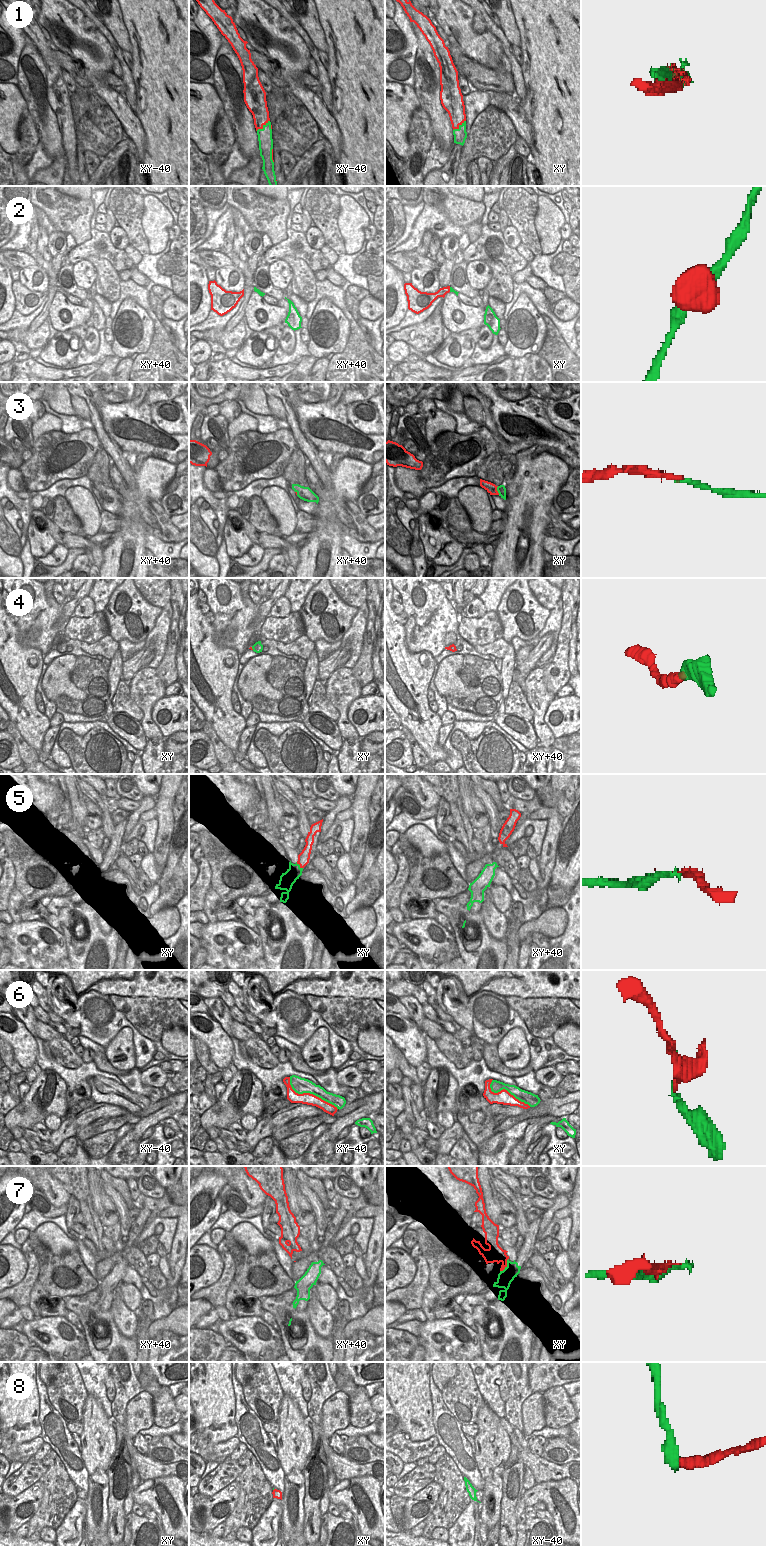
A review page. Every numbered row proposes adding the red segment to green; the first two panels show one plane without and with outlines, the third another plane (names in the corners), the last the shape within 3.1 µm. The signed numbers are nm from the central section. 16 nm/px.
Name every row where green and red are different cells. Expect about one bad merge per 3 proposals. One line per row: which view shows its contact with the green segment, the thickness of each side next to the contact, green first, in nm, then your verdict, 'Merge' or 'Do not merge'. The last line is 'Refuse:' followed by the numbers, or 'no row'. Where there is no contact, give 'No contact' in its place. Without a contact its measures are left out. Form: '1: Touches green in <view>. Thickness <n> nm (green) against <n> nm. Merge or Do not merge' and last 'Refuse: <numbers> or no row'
1: Touches green in xy-40. Thickness 220 nm (green) against 260 nm. Merge
2: Touches green in xy. Thickness 60 nm (green) against 140 nm. Merge
3: Touches green in xy. Thickness 140 nm (green) against 170 nm. Merge
4: Touches green in xy. Thickness 160 nm (green) against 30 nm. Merge
5: Touches green in xy. Thickness 220 nm (green) against 190 nm. Merge
6: Touches green in xy-40. Thickness 260 nm (green) against 190 nm. Merge
7: Touches green in xy. Thickness 240 nm (green) against 260 nm. Do not merge
8: No contact. Do not merge
Refuse: 7, 8

